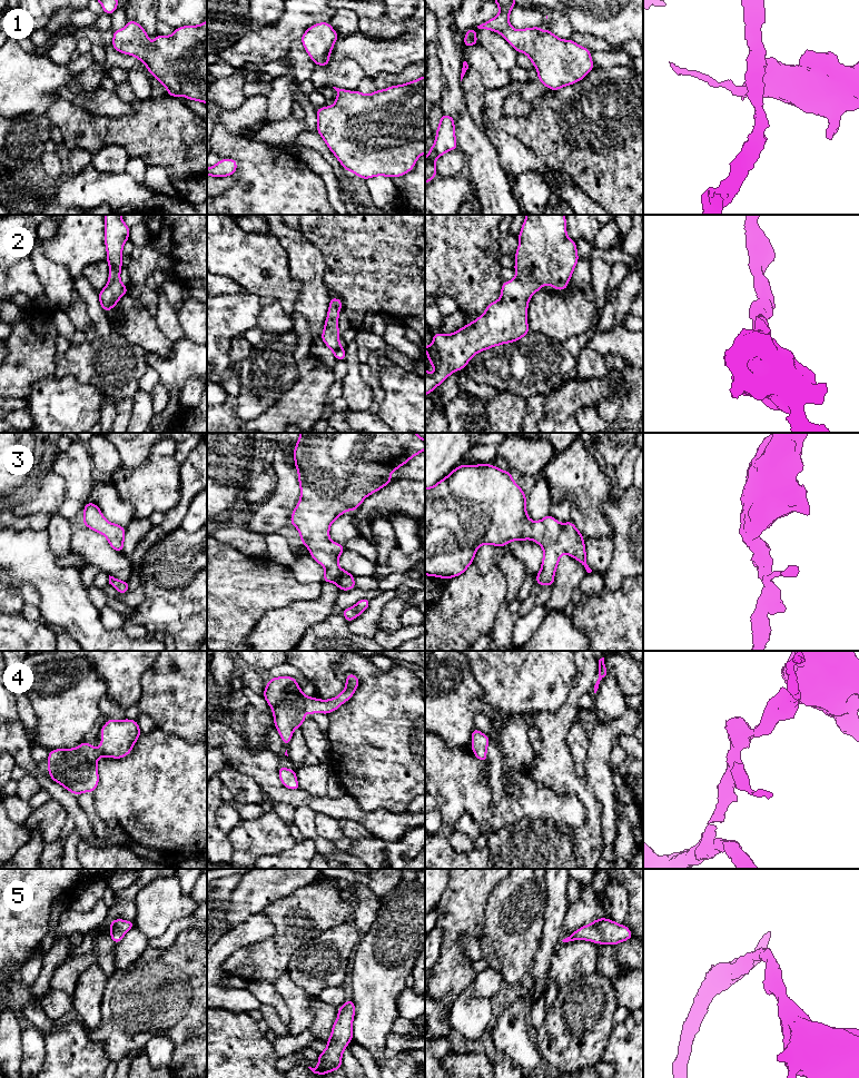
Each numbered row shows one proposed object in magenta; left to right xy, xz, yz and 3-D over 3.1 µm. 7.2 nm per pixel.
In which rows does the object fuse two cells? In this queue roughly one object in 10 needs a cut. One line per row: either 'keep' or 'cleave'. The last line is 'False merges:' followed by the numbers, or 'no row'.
1: keep
2: keep
3: keep
4: keep
5: keep
False merges: no row

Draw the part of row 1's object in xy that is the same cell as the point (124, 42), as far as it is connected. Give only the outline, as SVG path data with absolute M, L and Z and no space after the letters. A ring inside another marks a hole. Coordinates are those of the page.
M129 20L122 29L113 31L112 47L117 51L138 58L147 70L167 88L170 97L182 97L207 105L207 20L199 26L176 28L171 36L157 34L154 44L136 21Z

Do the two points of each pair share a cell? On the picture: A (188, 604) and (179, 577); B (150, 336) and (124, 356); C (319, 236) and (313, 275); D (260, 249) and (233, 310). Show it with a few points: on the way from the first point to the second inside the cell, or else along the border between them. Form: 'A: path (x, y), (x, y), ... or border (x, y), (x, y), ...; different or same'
A: border (195, 575), (184, 586), (160, 586), (157, 583); different
B: border (116, 330), (131, 343), (137, 344), (146, 353); different
C: border (298, 229), (319, 250), (324, 261), (324, 273); different
D: border (246, 290), (255, 294), (263, 305); different

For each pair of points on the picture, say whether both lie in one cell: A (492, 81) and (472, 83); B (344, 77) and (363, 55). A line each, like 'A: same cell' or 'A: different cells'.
A: different cells
B: different cells

